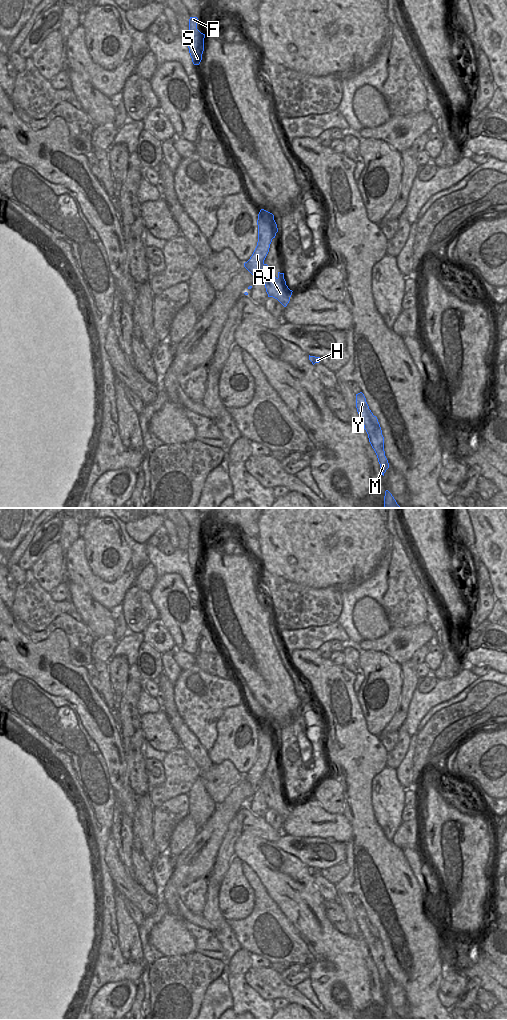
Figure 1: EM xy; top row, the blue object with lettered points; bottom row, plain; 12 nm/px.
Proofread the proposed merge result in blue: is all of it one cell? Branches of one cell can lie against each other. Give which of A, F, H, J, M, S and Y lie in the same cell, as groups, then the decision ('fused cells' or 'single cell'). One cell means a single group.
A / F H J M S Y | fused cells

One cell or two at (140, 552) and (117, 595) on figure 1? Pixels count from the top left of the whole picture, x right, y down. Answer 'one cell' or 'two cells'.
two cells

